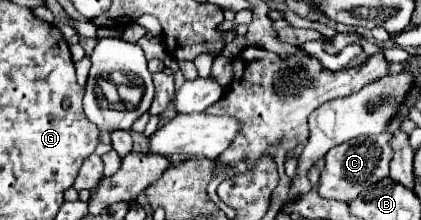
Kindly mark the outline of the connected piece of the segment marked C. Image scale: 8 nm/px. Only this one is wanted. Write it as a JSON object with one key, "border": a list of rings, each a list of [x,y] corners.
{"border":[[[380,133],[378,139],[368,147],[368,141],[364,137],[360,139],[350,139],[326,153],[326,165],[320,175],[320,185],[318,193],[326,199],[336,199],[336,201],[346,201],[356,199],[356,195],[368,187],[378,183],[380,179],[388,177],[388,167],[394,157],[394,149],[390,147],[390,141],[394,139],[392,133]]]}

